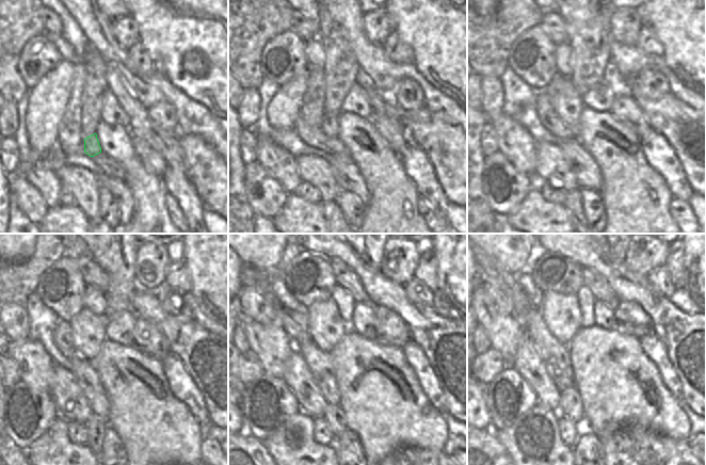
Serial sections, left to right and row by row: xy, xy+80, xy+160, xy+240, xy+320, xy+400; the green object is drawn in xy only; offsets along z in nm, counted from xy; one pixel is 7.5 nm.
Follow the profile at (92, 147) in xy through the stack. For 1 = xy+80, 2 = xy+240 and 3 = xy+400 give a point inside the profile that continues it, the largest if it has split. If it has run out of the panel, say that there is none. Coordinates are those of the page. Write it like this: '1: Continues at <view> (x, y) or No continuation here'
1: Continues at xy+80 (330, 127)
2: Continues at xy+240 (87, 330)
3: Continues at xy+400 (560, 311).

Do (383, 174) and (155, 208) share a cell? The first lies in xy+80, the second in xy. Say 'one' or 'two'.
one

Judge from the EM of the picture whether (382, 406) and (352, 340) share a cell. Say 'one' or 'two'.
one

